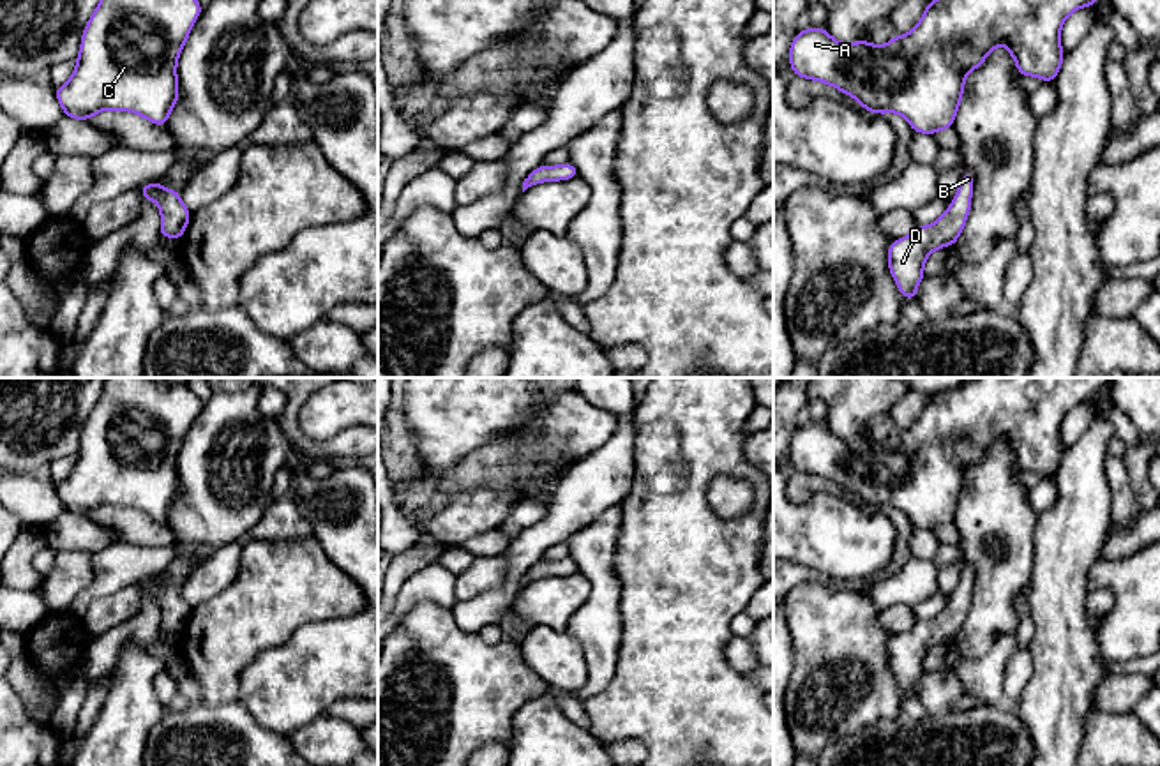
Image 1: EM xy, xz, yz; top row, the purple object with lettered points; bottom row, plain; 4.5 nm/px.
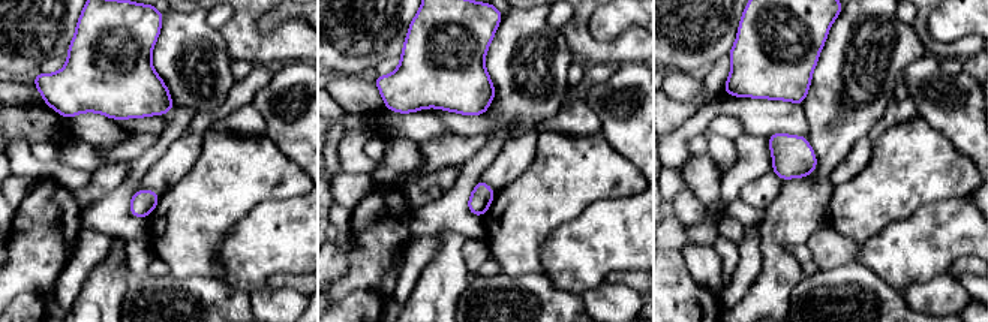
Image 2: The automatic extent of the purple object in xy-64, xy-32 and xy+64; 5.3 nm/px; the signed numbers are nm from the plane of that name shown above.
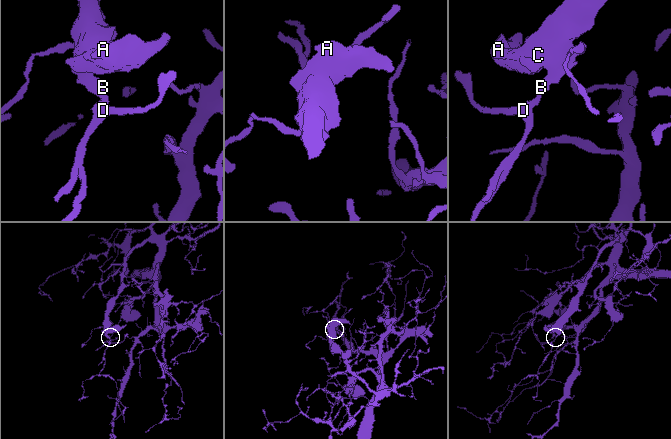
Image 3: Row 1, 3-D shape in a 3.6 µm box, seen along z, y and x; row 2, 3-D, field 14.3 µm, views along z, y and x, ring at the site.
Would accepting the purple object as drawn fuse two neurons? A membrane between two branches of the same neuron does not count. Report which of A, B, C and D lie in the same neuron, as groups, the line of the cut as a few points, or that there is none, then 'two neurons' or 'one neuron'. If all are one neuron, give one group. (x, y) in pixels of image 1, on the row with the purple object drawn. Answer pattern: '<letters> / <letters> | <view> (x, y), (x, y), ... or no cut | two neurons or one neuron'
A B C D | no cut | one neuron

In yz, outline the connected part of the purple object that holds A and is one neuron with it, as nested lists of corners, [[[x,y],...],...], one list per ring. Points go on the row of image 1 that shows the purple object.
[[[930,0],[916,26],[906,35],[895,35],[885,46],[867,41],[842,44],[826,28],[800,30],[789,46],[789,64],[795,76],[821,81],[856,99],[870,113],[899,113],[920,134],[934,134],[953,127],[964,94],[966,74],[978,69],[987,55],[1005,44],[1022,78],[1038,76],[1052,83],[1063,62],[1061,26],[1081,7],[1093,7],[1096,0]]]

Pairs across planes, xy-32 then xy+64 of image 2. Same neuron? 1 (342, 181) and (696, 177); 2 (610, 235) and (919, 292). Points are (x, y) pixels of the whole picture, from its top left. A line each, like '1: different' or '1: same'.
1: different
2: different

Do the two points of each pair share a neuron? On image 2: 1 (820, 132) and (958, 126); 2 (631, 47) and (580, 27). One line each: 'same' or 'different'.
1: different
2: same

